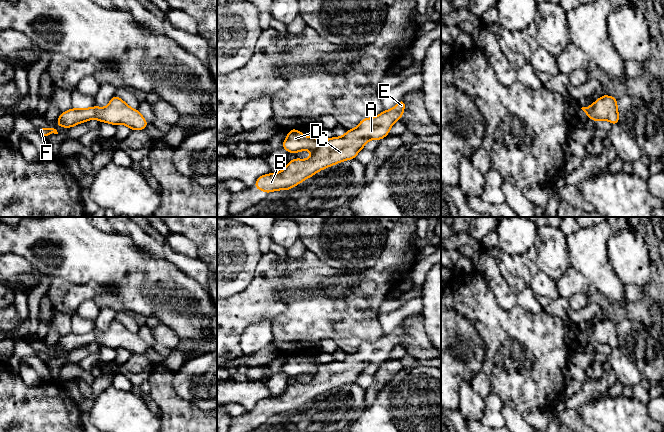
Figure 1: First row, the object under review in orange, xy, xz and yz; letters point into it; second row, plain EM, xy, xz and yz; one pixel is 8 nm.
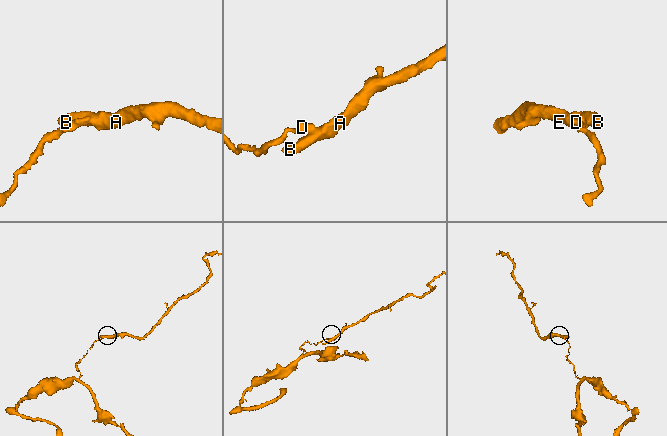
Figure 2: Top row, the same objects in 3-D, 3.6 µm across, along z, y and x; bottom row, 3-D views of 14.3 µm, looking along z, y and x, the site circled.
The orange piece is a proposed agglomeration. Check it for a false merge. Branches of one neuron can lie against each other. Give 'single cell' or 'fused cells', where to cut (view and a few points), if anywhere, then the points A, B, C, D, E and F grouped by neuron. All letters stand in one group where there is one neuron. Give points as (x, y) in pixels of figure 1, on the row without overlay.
fused cells; cut in xy along (95, 330), (95, 339), (93, 341); A B C E / D F

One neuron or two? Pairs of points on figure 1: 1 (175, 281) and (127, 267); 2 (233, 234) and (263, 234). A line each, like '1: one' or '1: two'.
1: one
2: two

